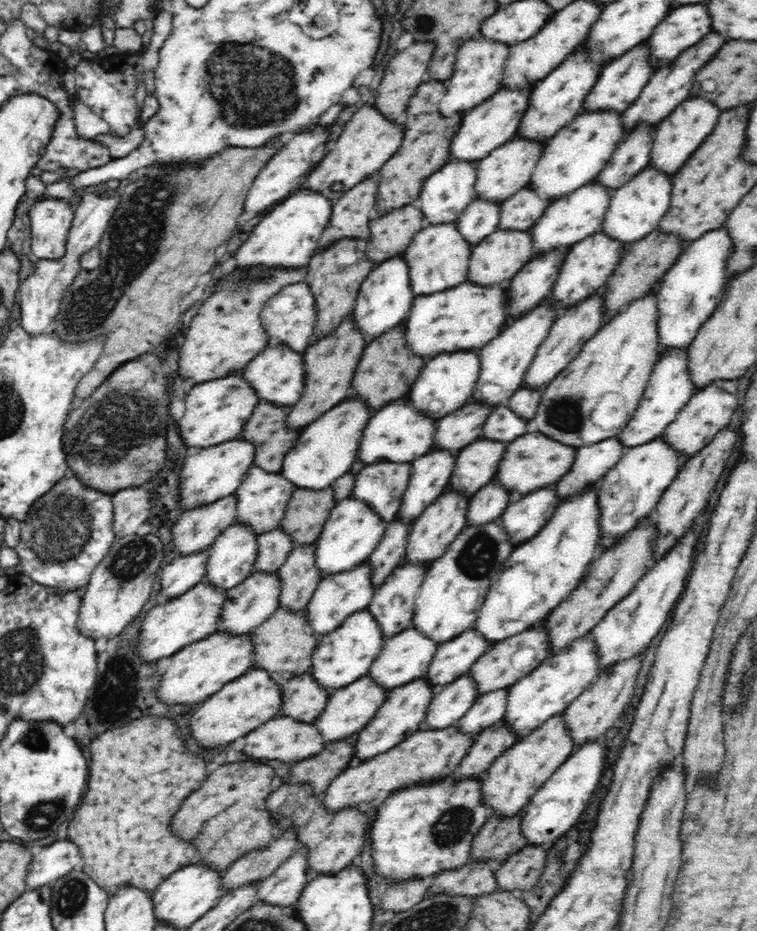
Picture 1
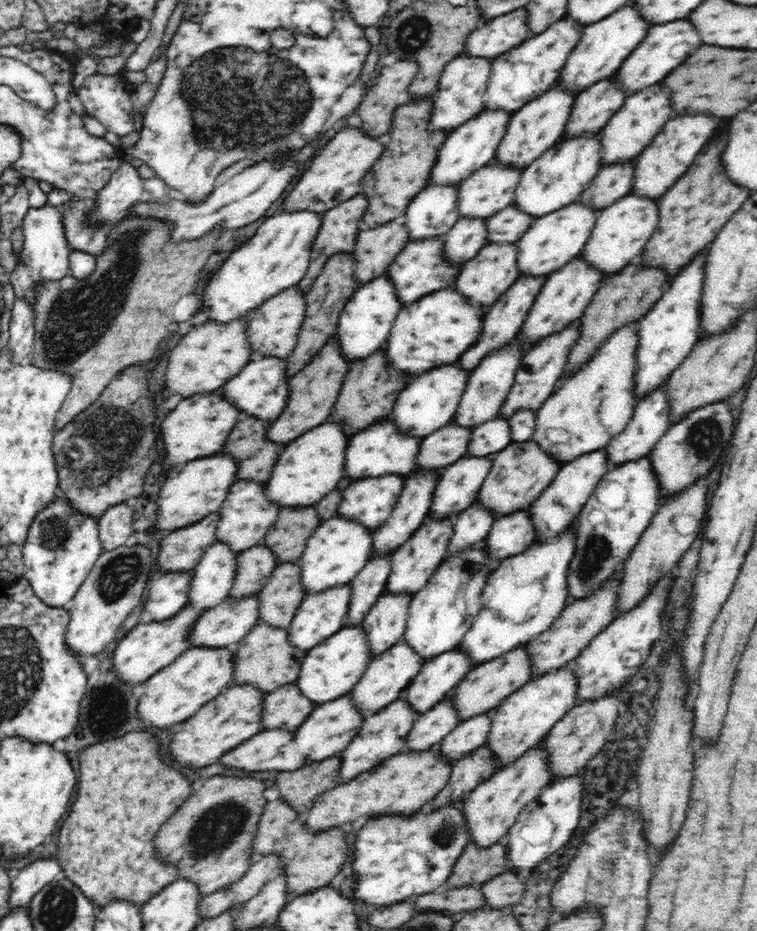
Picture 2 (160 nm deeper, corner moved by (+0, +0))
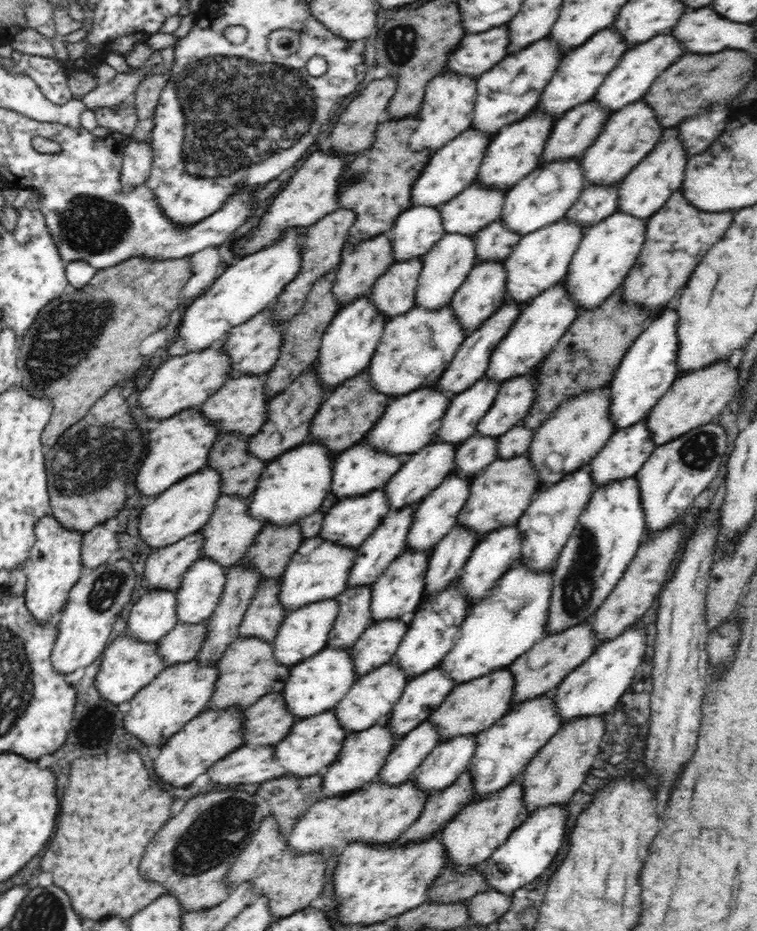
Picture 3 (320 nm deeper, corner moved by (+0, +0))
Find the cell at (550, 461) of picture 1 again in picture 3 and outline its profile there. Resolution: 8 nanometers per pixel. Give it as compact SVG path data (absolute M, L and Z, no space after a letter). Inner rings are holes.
M528 454L508 460L497 458L472 479L470 494L456 517L457 524L473 530L480 538L498 528L515 526L540 491L540 484Z

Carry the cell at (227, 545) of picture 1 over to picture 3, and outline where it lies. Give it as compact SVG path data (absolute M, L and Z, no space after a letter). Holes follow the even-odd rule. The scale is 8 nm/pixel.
M202 557L198 559L184 574L182 585L176 591L176 613L178 623L198 624L208 620L216 610L220 602L221 594L226 584L226 575L229 568L222 566L218 562L214 562L211 558Z

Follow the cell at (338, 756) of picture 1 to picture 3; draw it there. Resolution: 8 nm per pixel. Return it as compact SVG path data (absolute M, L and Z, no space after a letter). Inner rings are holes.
M322 772L304 778L288 774L258 786L257 792L270 800L270 814L276 819L280 832L287 834L312 804L325 798L322 781Z

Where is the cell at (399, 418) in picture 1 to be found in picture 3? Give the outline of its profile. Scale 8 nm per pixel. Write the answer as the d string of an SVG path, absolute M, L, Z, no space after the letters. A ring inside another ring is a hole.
M359 441L354 446L338 454L334 460L332 469L331 493L335 498L352 498L352 496L362 496L368 494L370 490L383 488L385 484L401 469L403 465L402 456L384 454L374 450L367 442Z

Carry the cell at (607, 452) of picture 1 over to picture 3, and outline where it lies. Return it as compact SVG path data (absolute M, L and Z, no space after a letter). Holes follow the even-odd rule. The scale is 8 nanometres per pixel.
M587 467L570 472L560 482L540 490L516 524L521 536L520 563L536 573L553 571L562 548L572 536L578 524L578 518L594 491L595 485L591 471Z

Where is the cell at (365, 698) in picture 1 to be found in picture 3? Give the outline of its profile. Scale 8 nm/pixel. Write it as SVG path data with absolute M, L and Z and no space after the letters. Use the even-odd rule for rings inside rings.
M336 710L322 712L317 716L296 720L286 738L283 738L274 750L274 760L285 768L289 775L304 778L324 771L340 754L348 733L336 719Z

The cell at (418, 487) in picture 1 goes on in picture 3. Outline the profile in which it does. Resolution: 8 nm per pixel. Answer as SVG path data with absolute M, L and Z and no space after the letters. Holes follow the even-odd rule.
M410 504L404 508L396 508L384 517L382 524L357 548L352 570L348 574L348 589L355 587L370 587L374 585L386 568L407 548L406 537L413 521L413 512L417 504Z

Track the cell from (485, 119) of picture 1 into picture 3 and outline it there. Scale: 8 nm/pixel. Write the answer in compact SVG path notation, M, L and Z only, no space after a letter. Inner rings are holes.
M470 128L446 143L440 150L432 152L430 162L426 164L426 168L412 185L411 206L440 207L444 202L452 200L454 196L458 196L462 190L468 188L472 182L477 180L478 170L486 156L486 149L494 137L494 135L480 133Z

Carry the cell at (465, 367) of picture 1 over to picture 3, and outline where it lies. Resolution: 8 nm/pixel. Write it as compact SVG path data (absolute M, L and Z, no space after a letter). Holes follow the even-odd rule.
M434 384L416 388L404 396L395 397L386 406L382 416L374 423L374 426L365 434L364 441L374 450L393 456L407 458L418 453L426 444L434 441L441 425L441 420L450 404L454 394L451 392L439 392Z

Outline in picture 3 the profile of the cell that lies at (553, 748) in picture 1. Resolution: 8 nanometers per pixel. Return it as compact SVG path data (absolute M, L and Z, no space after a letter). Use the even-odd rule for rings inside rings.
M520 778L498 792L486 794L484 800L471 802L464 806L454 818L441 830L440 837L446 849L446 865L453 866L457 872L466 872L476 864L488 861L488 858L506 842L514 832L524 815L523 788Z

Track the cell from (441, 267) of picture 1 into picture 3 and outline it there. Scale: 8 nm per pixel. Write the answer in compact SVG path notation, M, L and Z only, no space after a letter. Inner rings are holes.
M421 257L396 261L378 278L368 293L371 303L392 319L415 306L415 288L422 270Z

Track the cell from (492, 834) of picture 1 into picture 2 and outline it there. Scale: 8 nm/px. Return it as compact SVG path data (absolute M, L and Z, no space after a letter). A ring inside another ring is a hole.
M505 841L492 845L488 849L482 849L473 842L469 842L461 857L454 863L454 868L442 889L462 888L466 884L481 886L506 871Z

